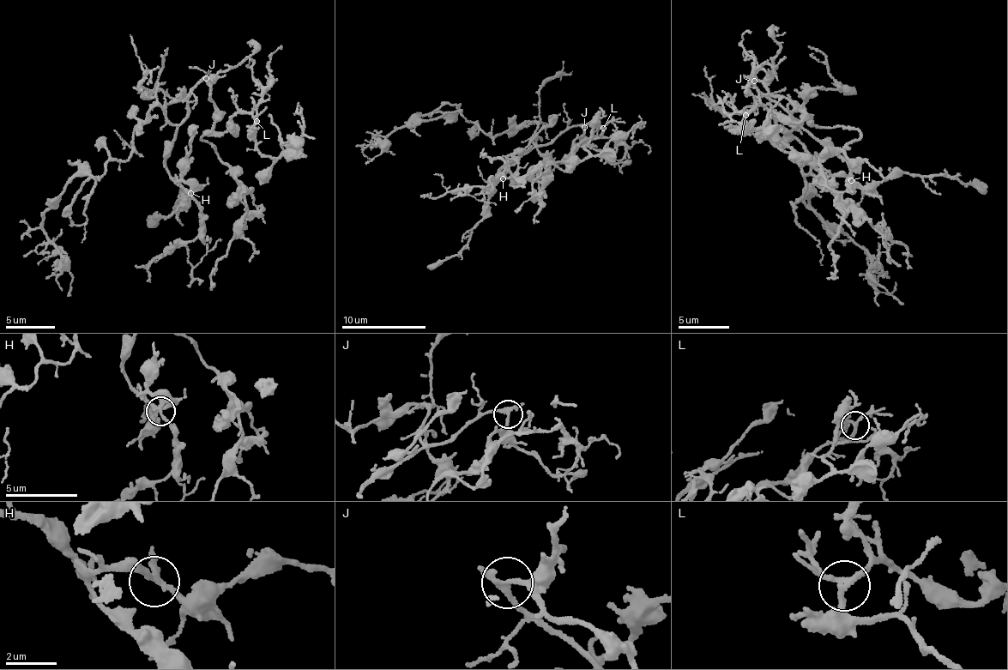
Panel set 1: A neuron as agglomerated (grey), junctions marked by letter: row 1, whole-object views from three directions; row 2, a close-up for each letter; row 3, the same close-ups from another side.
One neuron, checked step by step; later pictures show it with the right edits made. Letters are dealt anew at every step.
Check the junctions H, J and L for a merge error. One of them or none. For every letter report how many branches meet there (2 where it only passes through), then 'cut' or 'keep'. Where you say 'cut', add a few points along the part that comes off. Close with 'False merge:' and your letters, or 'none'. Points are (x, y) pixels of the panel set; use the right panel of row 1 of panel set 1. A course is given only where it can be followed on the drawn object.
H: 3 branches meet; keep
J: 3 branches meet; keep
L: 3 branches meet; keep
False merge: none

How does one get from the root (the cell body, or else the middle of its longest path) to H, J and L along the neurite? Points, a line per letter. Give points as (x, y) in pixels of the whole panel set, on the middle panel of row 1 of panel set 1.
H: (558, 136), (546, 146), (536, 147), (497, 171), (497, 173), (503, 178)
J: (558, 136), (572, 127), (584, 127)
L: (558, 136), (572, 127), (584, 129), (570, 155), (556, 164), (565, 169), (571, 148), (599, 137), (603, 128)

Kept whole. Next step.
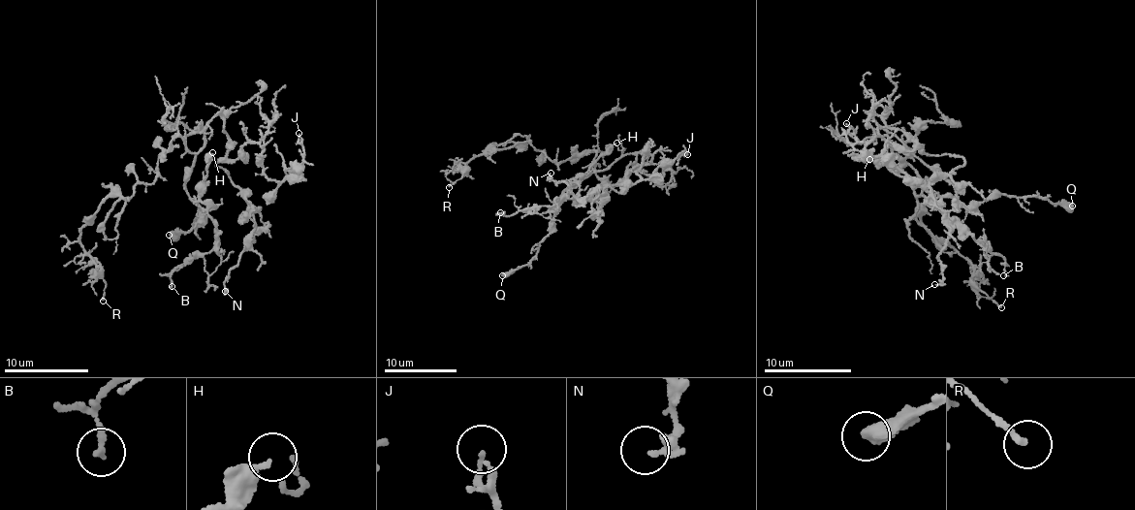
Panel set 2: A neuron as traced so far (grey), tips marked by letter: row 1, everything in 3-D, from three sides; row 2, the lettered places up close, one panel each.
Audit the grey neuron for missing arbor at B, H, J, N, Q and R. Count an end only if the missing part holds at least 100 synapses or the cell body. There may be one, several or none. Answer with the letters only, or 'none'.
none

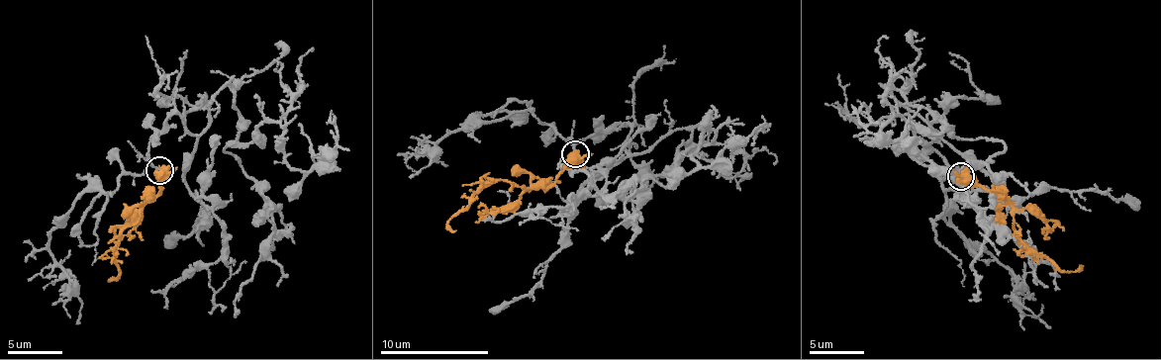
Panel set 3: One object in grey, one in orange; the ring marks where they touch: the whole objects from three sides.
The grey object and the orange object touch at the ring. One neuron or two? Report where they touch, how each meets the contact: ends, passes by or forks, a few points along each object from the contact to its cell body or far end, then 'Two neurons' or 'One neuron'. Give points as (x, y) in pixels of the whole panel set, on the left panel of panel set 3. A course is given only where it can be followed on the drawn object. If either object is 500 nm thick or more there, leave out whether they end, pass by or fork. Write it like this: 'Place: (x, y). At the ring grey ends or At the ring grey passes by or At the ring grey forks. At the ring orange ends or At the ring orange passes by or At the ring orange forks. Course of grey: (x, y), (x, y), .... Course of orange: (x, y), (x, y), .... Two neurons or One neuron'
Place: (159, 170). At the ring grey ends. At the ring orange forks. Course of grey: (159, 170), (167, 121), (202, 134), (230, 83), (241, 141), (277, 121), (308, 171), (336, 143), (331, 110). Course of orange: (160, 171), (164, 172), (159, 196), (151, 197), (122, 234), (113, 280), (110, 280), (120, 279). One neuron

